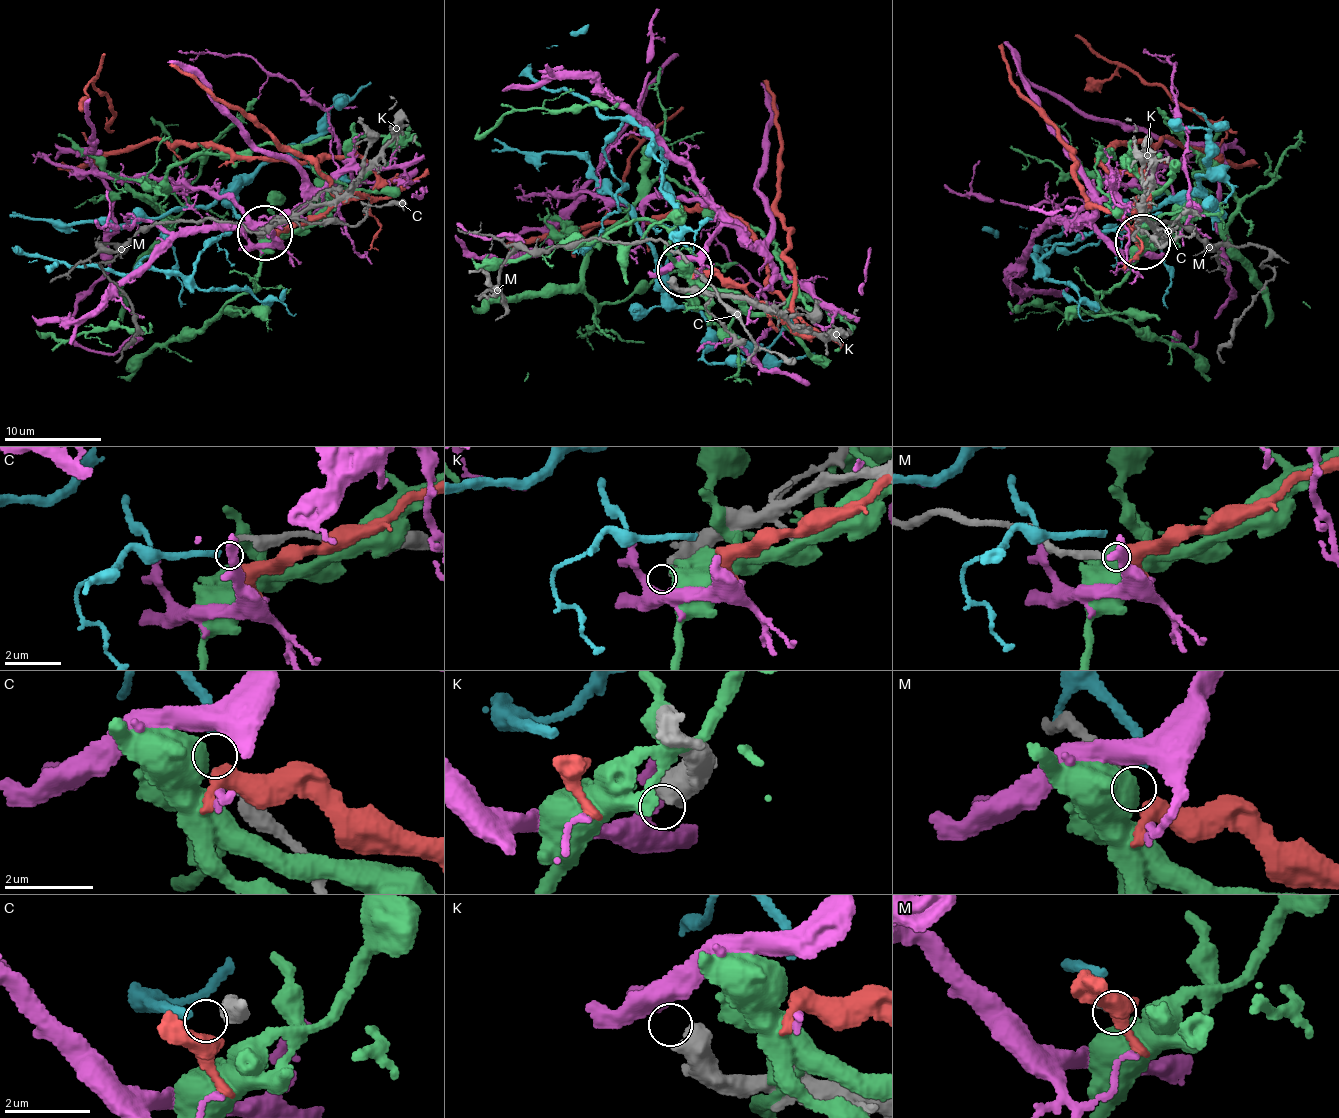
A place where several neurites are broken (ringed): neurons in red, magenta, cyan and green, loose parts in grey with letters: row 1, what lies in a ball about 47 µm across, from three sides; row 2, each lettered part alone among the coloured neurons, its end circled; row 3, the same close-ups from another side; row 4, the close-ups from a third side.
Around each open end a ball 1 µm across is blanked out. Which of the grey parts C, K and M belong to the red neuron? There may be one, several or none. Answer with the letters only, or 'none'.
M

